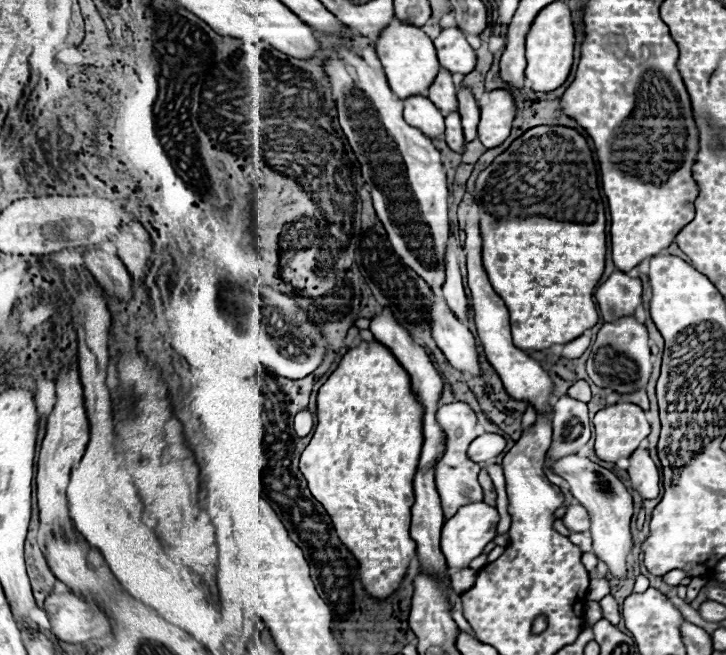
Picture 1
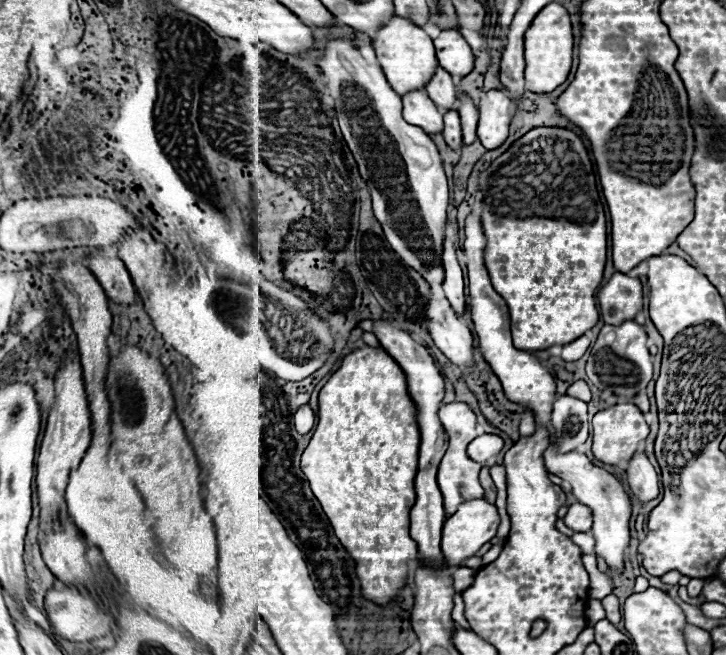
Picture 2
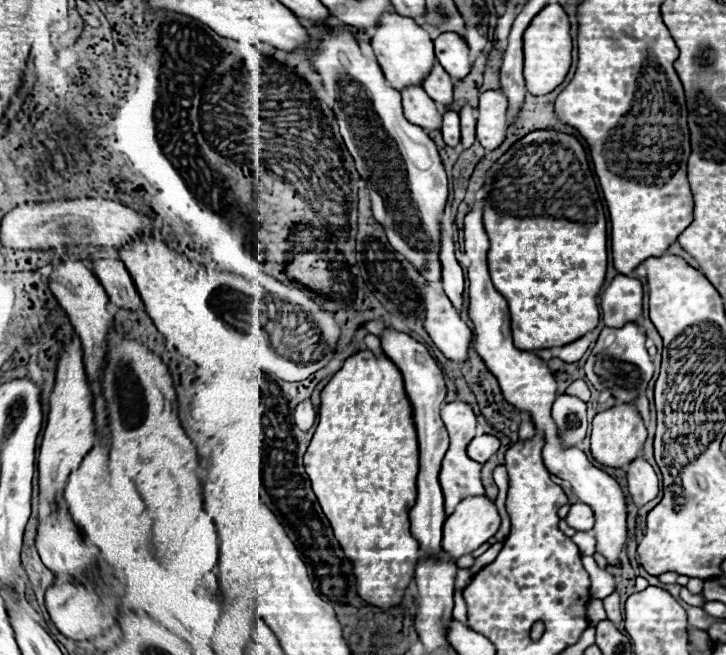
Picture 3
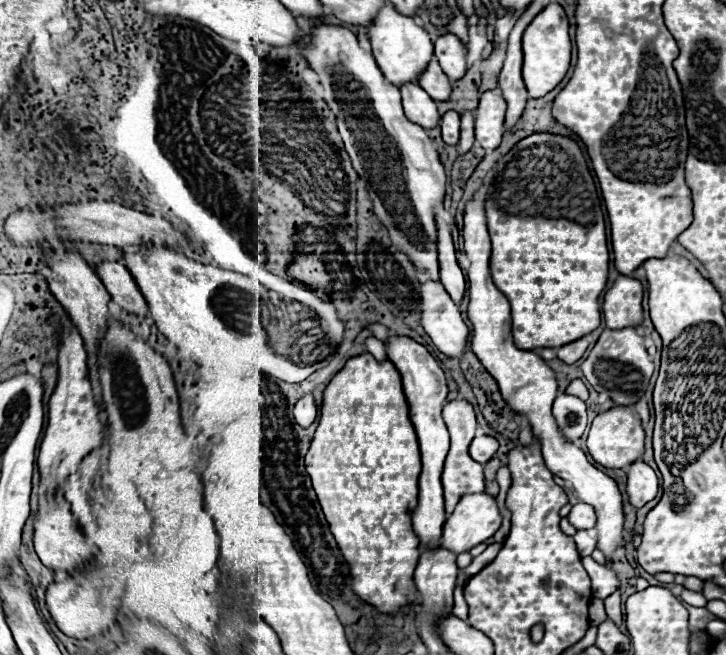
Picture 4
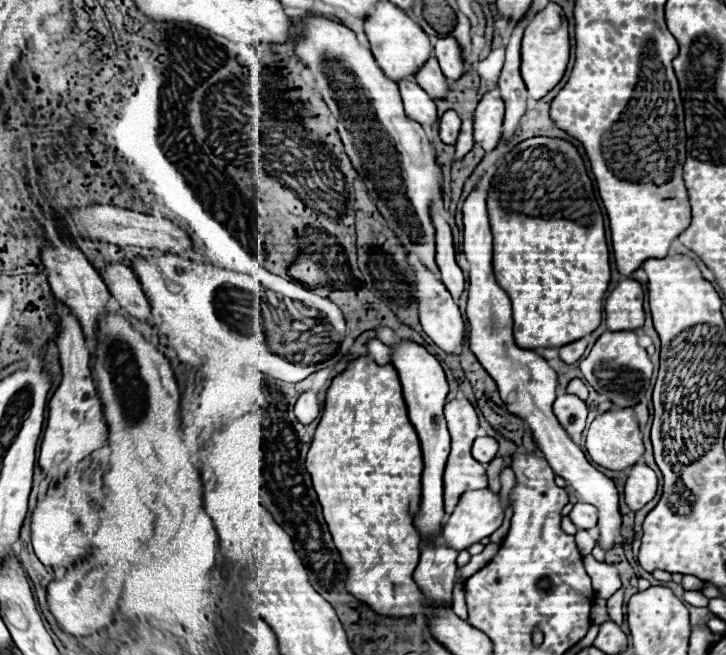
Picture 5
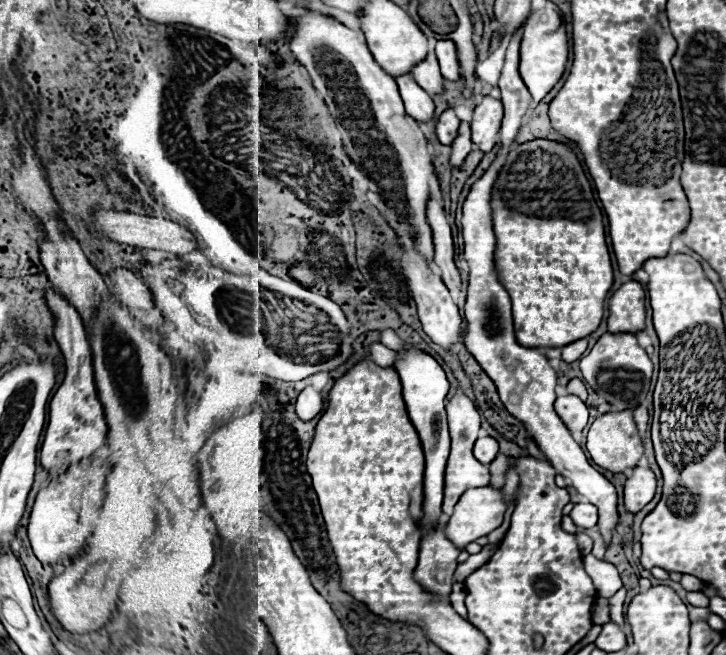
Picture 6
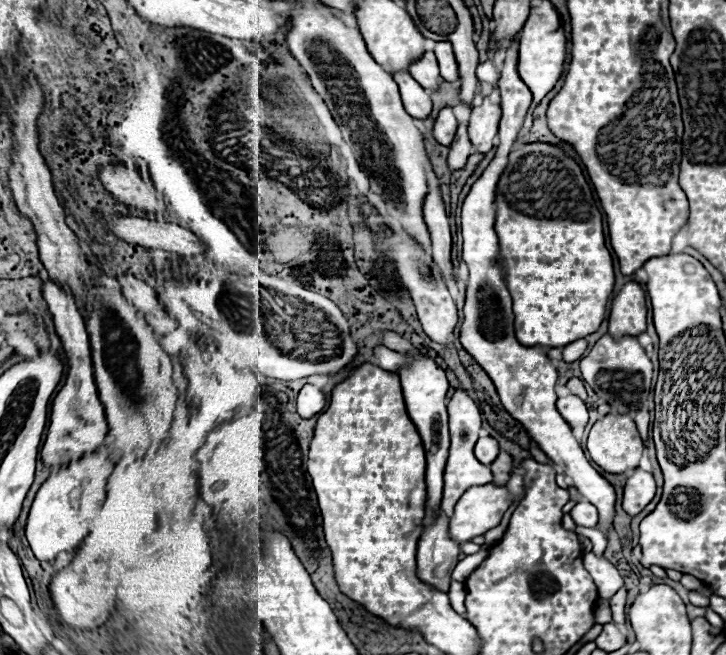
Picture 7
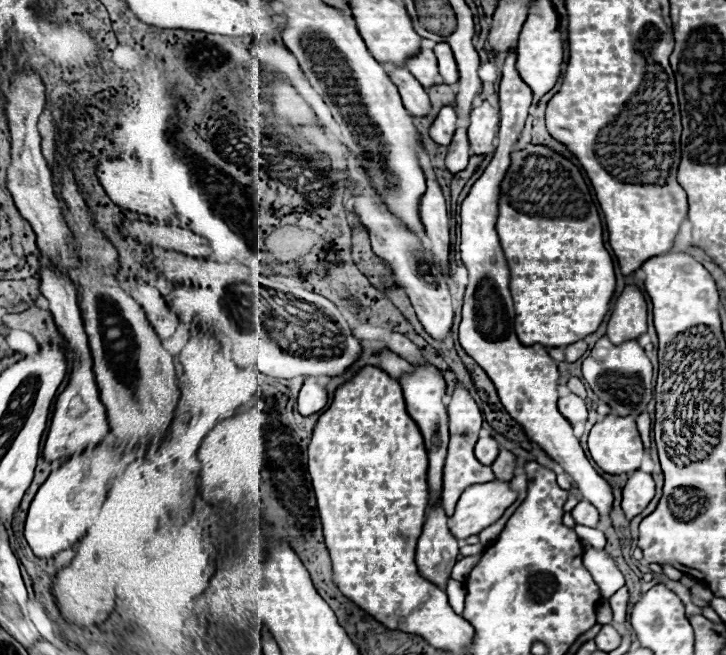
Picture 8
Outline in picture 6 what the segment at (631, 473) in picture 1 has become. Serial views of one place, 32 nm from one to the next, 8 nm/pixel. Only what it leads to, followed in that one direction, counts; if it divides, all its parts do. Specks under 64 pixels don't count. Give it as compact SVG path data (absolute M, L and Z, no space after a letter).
M636 466L624 486L624 506L628 512L640 512L656 492L656 476L652 470Z

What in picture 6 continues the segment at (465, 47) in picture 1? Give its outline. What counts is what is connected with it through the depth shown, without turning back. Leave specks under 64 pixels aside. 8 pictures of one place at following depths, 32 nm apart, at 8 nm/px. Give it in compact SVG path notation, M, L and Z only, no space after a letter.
M438 40L436 42L436 56L438 56L444 80L452 80L452 82L458 80L460 78L460 64L458 64L454 42Z

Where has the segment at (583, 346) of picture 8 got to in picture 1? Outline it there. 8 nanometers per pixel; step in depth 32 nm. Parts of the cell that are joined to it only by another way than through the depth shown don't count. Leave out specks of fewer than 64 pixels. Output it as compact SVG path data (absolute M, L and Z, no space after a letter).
M586 332L586 334L582 334L580 338L564 344L562 356L564 356L564 358L572 358L572 360L574 360L574 358L580 358L580 356L586 352L588 346L590 346L590 332Z

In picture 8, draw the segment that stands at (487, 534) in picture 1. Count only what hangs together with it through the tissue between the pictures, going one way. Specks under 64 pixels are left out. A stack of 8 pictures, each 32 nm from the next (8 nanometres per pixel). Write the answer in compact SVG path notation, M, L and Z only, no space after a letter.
M492 480L468 486L456 504L454 516L450 518L452 534L458 540L478 534L488 524L496 522L516 498L518 492L510 488L510 482Z

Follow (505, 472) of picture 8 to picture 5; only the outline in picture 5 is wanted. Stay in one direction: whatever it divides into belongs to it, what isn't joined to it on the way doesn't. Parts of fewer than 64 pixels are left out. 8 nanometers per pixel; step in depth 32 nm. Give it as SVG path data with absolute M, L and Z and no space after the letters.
M496 456L490 464L488 464L488 468L486 468L486 472L488 472L488 488L492 490L492 492L498 492L500 490L500 472L506 468L506 460L502 458L502 456Z

